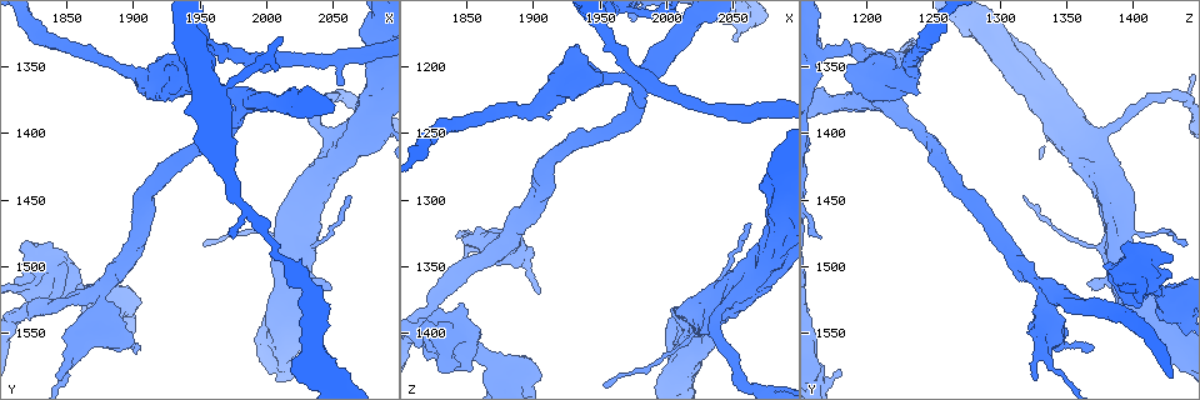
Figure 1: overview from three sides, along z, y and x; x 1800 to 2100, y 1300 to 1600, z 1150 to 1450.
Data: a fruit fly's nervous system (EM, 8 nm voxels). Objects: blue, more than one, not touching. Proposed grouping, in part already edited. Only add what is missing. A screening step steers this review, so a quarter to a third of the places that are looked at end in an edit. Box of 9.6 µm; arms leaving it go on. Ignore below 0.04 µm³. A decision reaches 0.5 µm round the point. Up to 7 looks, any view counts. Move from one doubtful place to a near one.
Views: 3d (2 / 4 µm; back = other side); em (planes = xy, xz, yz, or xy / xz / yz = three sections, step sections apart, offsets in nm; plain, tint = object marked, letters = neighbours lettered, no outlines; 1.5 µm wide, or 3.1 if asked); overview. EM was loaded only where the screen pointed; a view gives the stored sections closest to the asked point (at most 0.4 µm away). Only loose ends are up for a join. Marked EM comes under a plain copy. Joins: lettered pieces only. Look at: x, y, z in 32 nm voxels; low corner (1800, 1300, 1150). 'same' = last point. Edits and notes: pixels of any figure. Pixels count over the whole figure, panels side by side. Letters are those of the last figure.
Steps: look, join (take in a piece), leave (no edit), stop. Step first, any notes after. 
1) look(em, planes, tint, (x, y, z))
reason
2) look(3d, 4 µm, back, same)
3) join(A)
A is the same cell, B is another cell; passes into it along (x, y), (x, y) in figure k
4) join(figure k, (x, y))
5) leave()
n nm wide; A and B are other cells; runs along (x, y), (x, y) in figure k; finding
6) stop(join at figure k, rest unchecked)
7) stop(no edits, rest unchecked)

look(em, xz, step 4, letters, (2058, 1364, 1238))
branch stops here

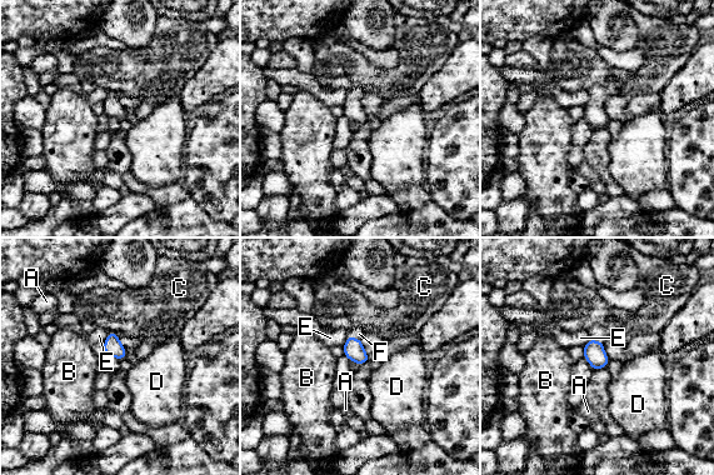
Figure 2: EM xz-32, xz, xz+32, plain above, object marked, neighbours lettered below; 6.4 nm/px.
look(em, planes, letters, same)

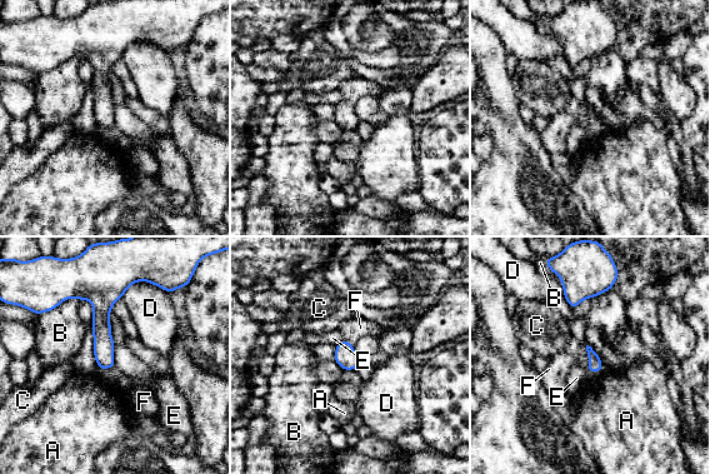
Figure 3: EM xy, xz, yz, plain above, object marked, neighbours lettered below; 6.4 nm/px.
join(F)
E touches over 110 nm; F is the same cell, A, B, C, D and E are other cells; passes into it along (345, 355), (349, 343), (353, 329) in figure 3; the neuron continues

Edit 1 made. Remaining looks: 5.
look(em, planes, tint, (1844, 1582, 1330))
an open end

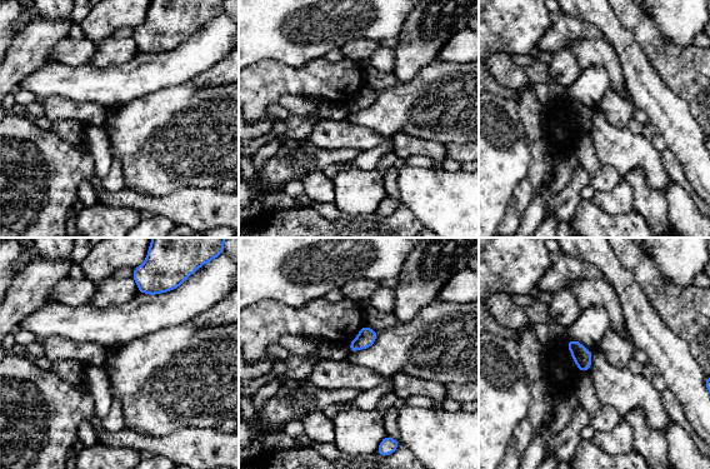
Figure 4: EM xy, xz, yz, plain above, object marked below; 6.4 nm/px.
look(em, planes, letters, same)

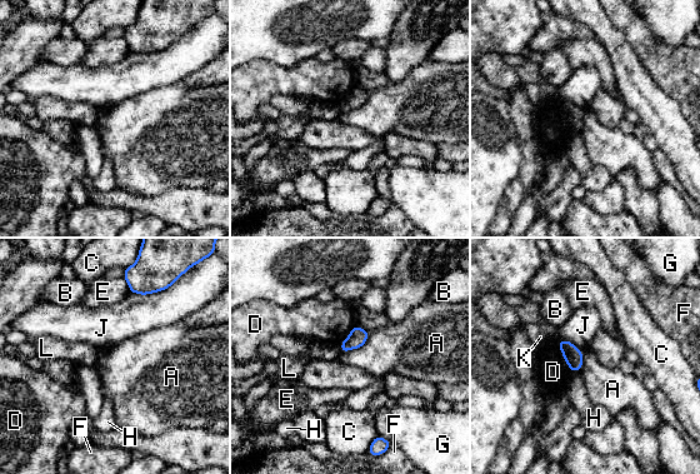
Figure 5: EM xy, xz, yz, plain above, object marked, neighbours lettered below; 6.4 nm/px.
leave()
A, B, C, D, E, F, G, H, J, K and L are other cells; none of them fits

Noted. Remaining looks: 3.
look(em, planes, letters, (2046, 1518, 1372))
branch stops here

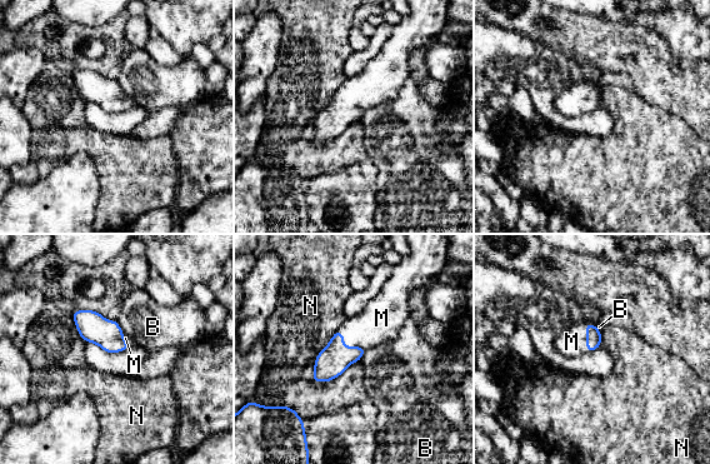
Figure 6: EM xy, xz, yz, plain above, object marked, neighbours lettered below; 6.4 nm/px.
join(M)
N touches over 380 nm; M is the same cell, B and N are other cells; the neuron continues

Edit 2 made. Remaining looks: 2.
stop(join at figure 3, join at figure 6, rest unchecked)

